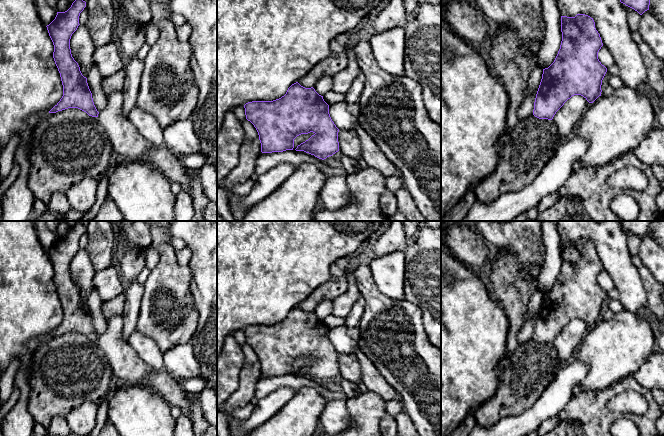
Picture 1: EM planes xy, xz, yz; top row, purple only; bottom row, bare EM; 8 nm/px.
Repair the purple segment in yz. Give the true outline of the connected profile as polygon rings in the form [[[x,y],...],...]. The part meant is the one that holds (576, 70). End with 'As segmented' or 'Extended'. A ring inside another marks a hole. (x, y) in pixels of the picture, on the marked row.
[[[585,14],[561,16],[561,32],[562,41],[558,54],[554,62],[543,69],[536,94],[533,115],[539,119],[552,120],[556,112],[574,95],[583,96],[589,103],[601,96],[602,80],[607,68],[598,59],[603,43],[593,18]]]. As segmented

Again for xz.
[[[298,82],[292,84],[286,94],[273,101],[252,101],[244,105],[246,119],[256,128],[262,153],[293,150],[294,139],[301,134],[314,134],[295,149],[304,151],[319,159],[326,159],[339,151],[339,129],[329,114],[329,105],[313,87],[305,88]]]. As segmented

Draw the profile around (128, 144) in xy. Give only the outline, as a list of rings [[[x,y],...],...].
[[[122,90],[112,92],[106,108],[98,114],[98,120],[120,160],[140,160],[142,155],[154,145],[142,137],[132,124],[122,116],[122,105]]]

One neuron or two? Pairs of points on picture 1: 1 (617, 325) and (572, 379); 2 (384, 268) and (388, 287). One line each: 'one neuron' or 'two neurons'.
1: two neurons
2: one neuron

